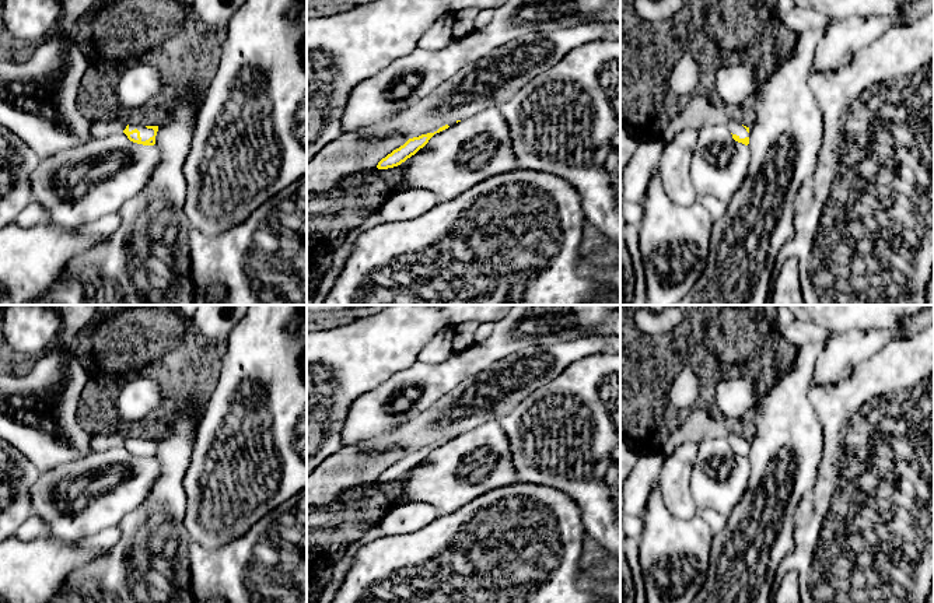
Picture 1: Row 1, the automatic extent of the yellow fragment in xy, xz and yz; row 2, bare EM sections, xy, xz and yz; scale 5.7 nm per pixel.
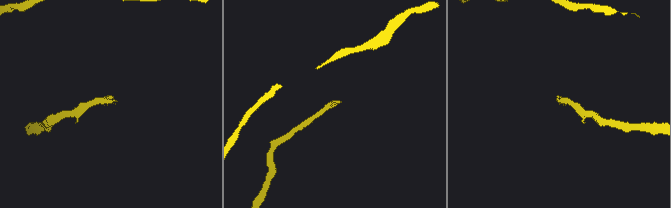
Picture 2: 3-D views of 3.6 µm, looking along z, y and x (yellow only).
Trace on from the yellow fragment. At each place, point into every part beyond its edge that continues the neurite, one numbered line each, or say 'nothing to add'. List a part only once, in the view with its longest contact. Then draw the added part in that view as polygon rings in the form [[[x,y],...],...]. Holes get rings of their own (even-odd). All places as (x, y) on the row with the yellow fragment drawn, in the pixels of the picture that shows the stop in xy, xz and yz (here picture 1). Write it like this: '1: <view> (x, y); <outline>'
1: xy (146, 133); [[[129,125],[129,132],[132,132],[134,129],[137,129],[140,132],[141,141],[146,141],[150,137],[154,136],[154,130],[153,129],[147,129],[146,126],[141,126],[141,125]]]

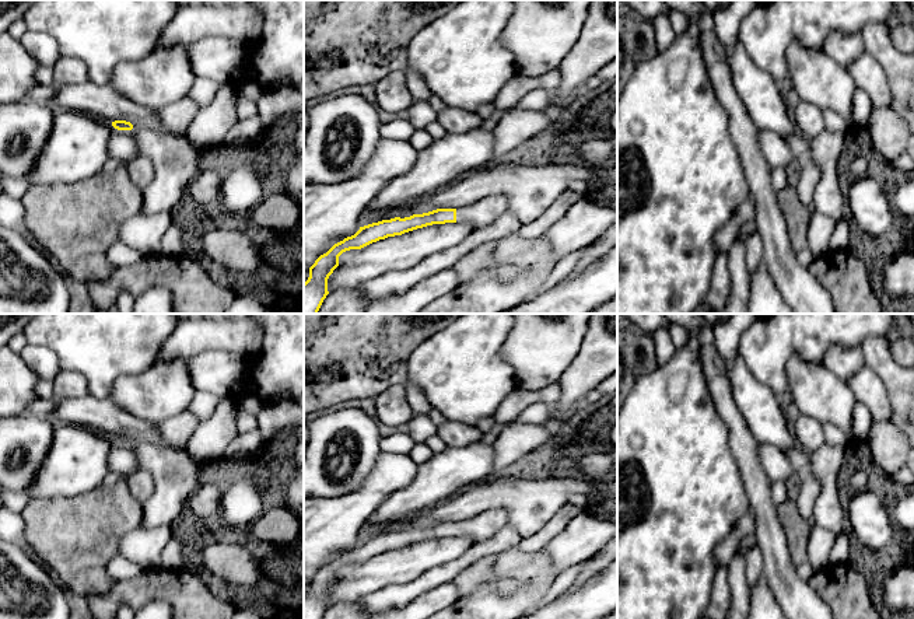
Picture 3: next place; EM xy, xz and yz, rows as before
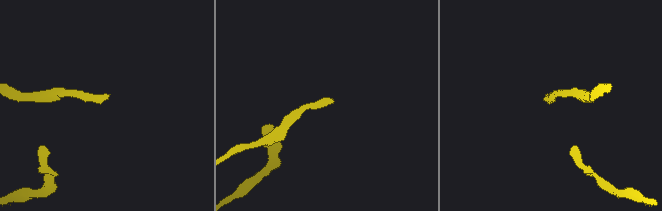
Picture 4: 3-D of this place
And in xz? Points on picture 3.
1: xz (486, 210); [[[505,195],[487,196],[472,206],[456,209],[456,221],[477,230],[494,221],[508,209],[509,203]]]

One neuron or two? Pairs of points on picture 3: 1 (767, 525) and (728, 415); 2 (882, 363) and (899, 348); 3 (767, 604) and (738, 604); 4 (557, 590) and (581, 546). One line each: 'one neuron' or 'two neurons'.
1: one neuron
2: two neurons
3: two neurons
4: two neurons

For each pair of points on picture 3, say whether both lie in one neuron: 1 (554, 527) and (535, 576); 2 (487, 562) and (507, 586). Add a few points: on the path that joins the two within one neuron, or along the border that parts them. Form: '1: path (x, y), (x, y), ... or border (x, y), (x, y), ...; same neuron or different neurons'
1: border (515, 546), (528, 552), (543, 549); different neurons
2: path (487, 569), (500, 583); same neuron

